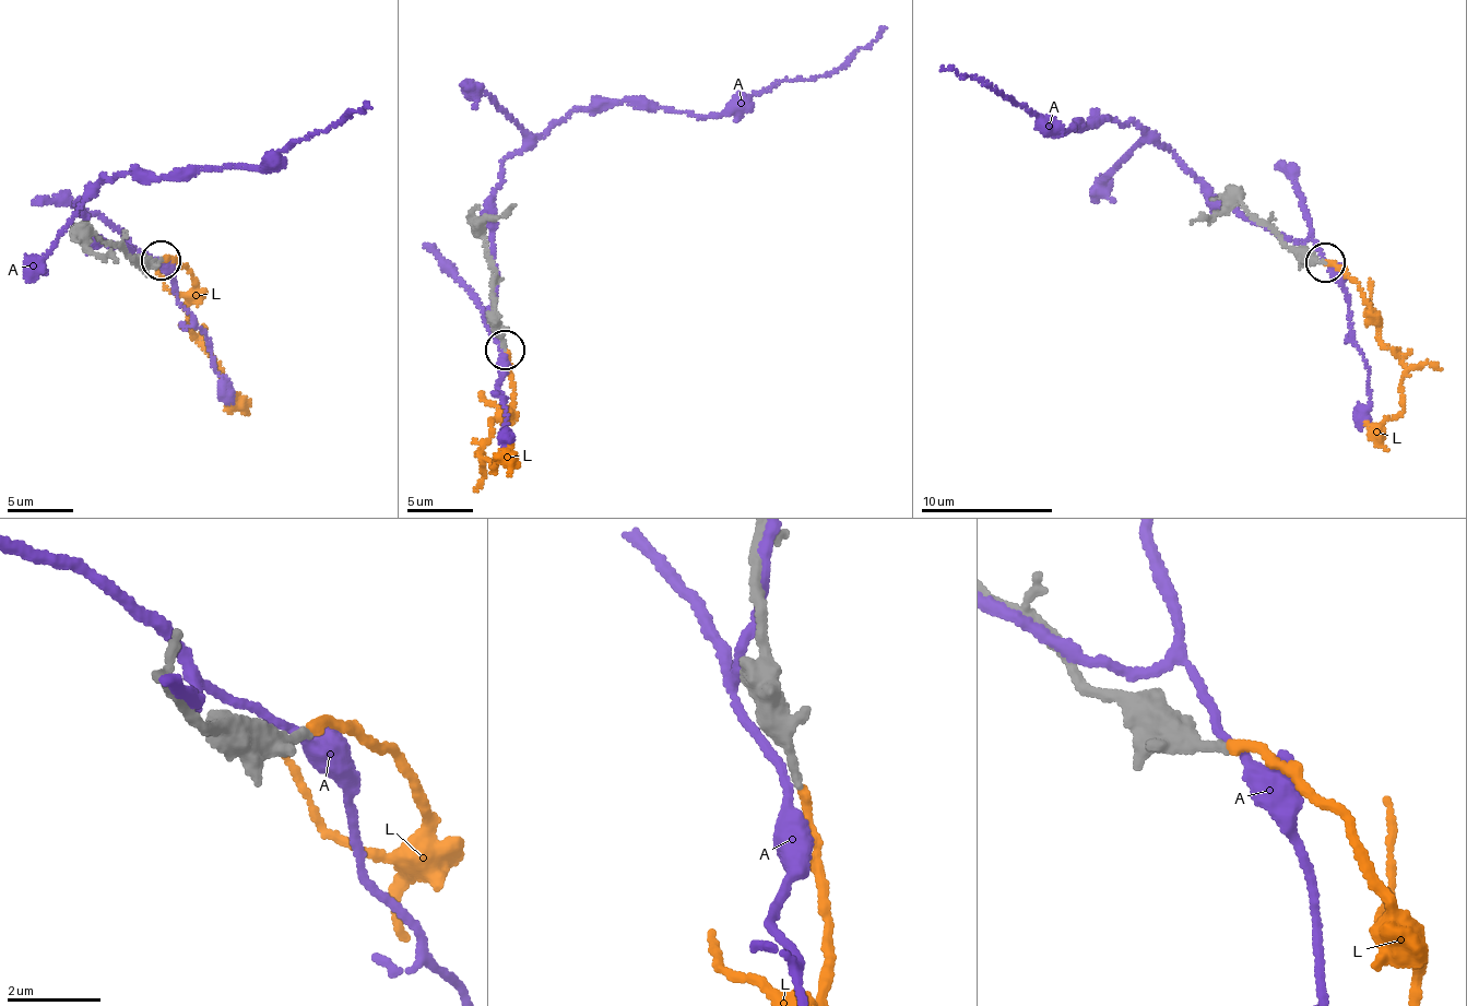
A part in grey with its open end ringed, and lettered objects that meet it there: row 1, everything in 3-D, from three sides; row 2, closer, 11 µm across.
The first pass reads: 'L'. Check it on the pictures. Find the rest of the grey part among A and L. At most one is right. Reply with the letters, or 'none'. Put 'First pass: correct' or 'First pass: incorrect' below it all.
L
First pass: correct

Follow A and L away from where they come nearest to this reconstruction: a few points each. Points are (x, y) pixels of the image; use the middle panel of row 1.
A: (501, 346), (485, 322), (507, 157), (581, 107), (720, 117), (779, 81), (832, 72), (886, 27)
L: (505, 351), (513, 398), (489, 424), (480, 456), (489, 461), (491, 472), (499, 459), (507, 463), (510, 475)

